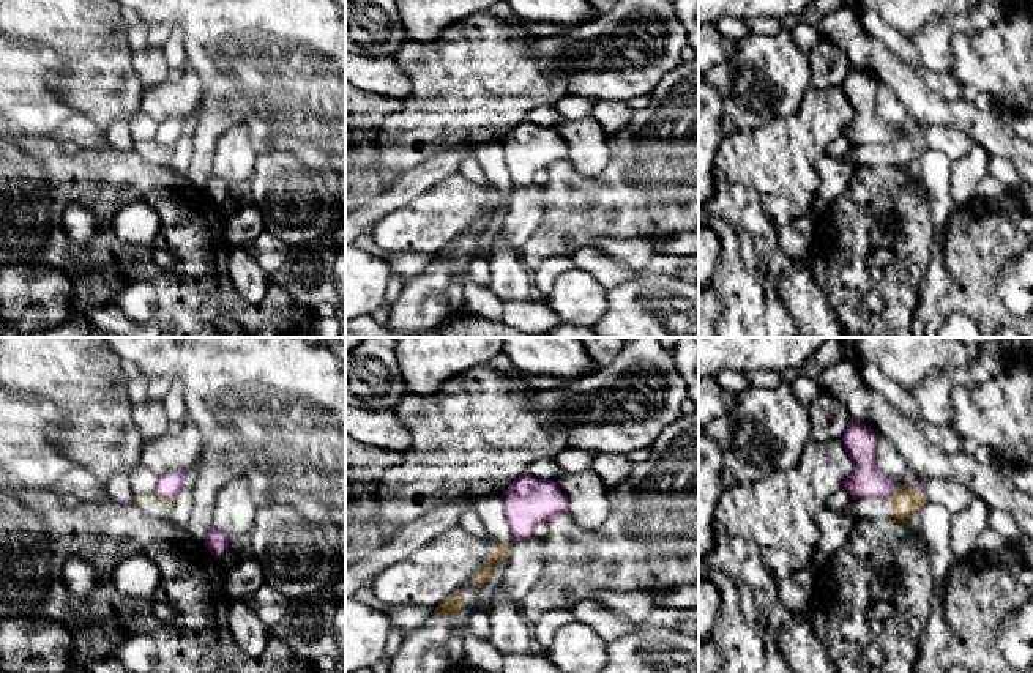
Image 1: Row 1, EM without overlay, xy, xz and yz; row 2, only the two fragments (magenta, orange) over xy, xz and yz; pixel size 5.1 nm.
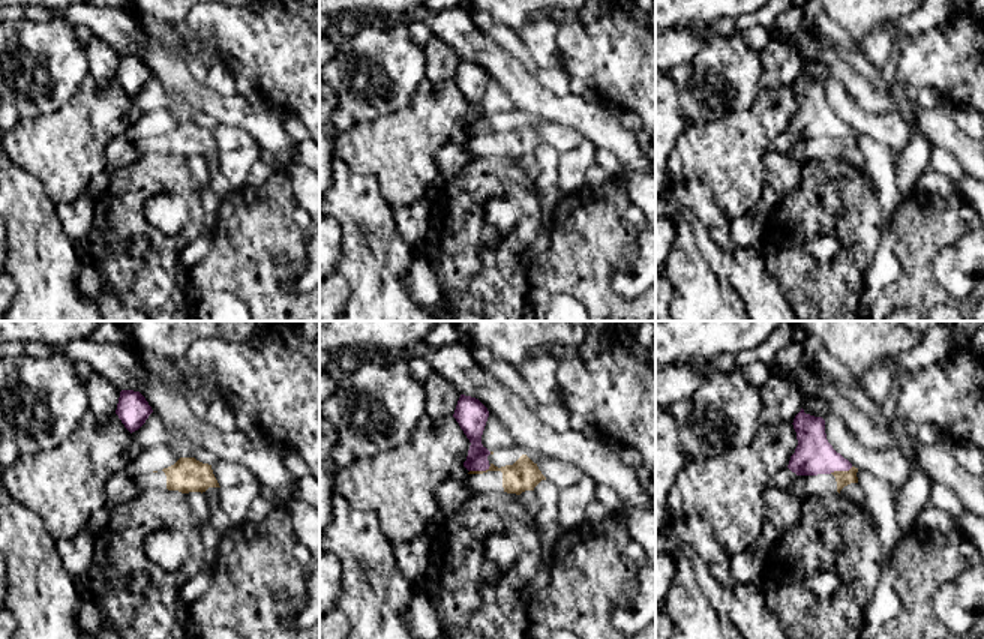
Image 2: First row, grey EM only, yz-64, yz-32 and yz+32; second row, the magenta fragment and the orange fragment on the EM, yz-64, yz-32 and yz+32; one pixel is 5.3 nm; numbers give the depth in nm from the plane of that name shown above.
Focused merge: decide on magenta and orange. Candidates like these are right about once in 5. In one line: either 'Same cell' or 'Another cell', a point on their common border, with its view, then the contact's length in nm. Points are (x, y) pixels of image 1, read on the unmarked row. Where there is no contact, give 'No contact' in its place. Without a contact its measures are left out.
Another cell. Touches magenta at yz (879, 141). Shared border 200 nm

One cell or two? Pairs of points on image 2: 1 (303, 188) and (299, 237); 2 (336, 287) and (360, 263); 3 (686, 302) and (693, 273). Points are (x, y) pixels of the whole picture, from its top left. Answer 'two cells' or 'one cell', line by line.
1: two cells
2: two cells
3: one cell

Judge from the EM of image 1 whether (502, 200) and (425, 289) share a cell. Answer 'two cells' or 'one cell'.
one cell

